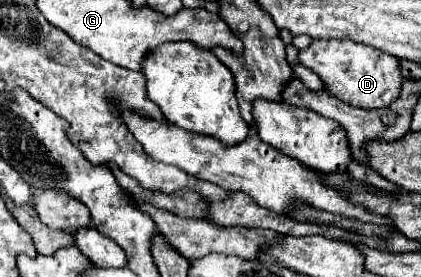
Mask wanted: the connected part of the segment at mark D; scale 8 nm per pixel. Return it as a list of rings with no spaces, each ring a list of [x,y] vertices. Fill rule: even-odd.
[[[314,40],[310,48],[300,52],[300,64],[314,70],[332,96],[358,108],[386,108],[400,94],[402,72],[398,60],[378,48],[366,48],[364,44],[354,44],[350,40]]]

